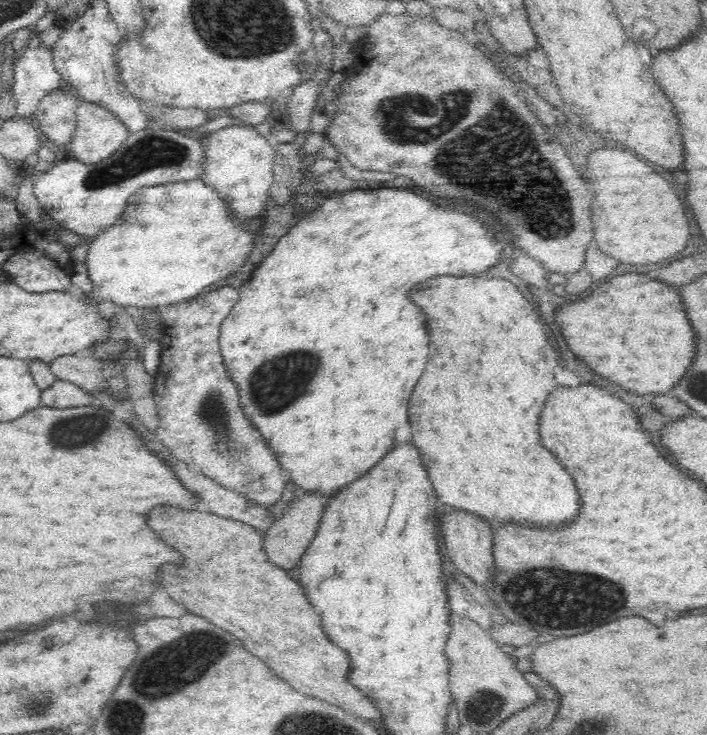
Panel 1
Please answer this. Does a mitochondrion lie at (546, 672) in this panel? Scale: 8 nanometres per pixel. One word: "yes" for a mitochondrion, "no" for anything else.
no

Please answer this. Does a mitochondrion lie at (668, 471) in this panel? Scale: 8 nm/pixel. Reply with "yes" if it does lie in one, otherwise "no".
no

